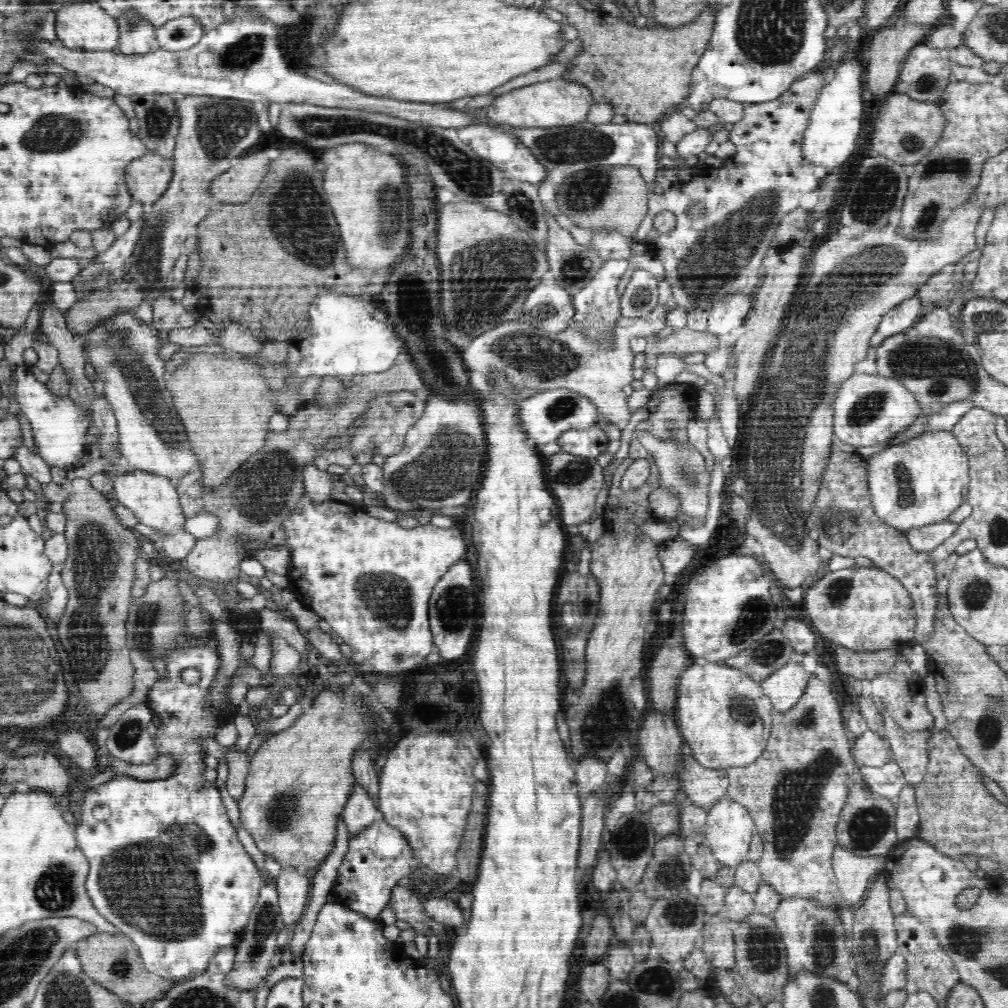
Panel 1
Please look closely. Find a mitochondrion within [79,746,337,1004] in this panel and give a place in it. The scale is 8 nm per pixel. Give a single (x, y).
(152, 885)

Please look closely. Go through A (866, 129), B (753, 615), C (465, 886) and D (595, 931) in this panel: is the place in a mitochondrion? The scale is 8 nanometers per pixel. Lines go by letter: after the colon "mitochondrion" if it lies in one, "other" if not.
A: other
B: mitochondrion
C: other
D: other

